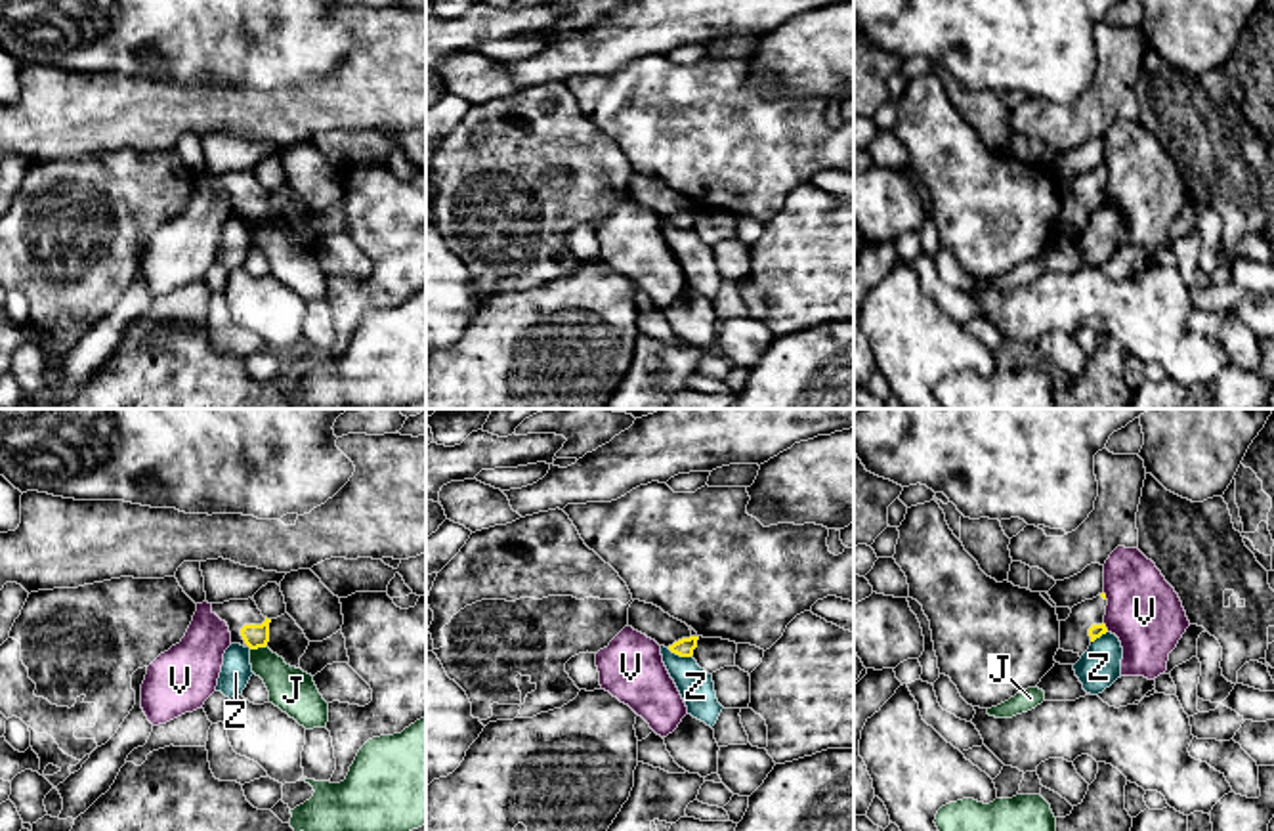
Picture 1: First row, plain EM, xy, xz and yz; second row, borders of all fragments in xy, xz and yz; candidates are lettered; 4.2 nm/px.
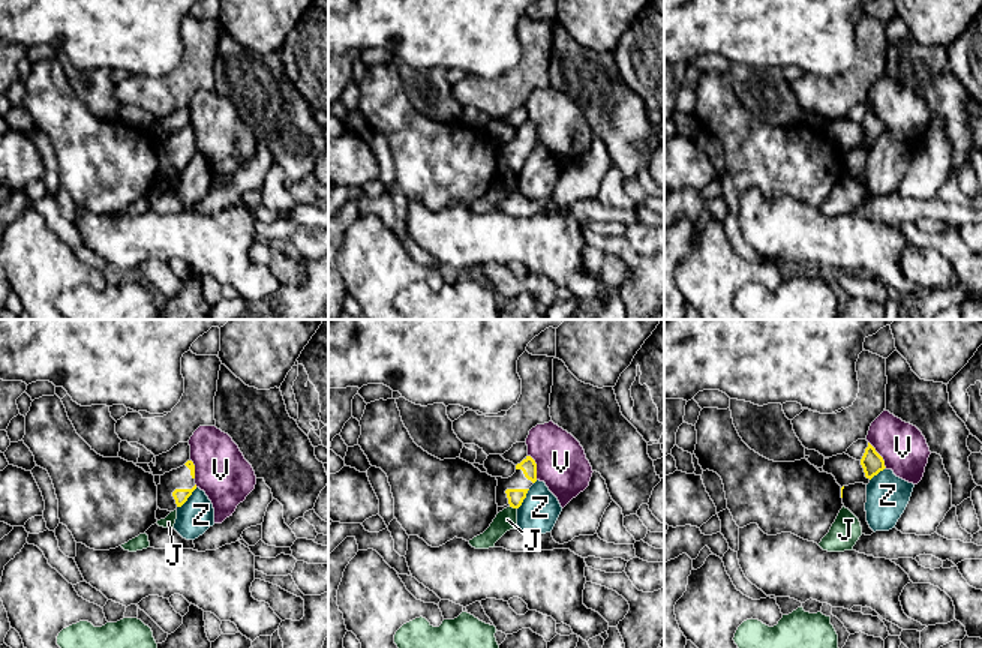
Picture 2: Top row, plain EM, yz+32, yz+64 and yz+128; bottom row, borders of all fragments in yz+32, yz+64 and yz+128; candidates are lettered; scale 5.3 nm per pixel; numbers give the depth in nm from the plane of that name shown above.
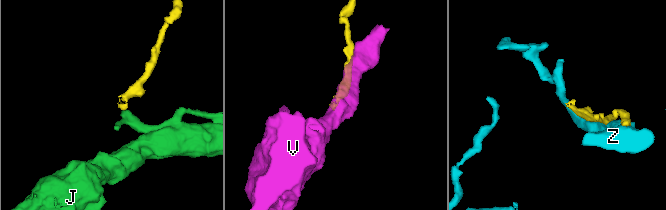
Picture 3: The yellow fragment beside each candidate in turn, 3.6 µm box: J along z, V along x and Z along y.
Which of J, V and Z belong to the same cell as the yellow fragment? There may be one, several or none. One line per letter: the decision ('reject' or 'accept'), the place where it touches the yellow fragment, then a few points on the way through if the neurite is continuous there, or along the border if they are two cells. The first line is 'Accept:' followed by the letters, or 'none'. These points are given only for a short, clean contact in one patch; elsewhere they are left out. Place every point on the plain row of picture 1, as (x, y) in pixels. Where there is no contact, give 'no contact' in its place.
Accept: none
J: reject | xy (258, 218) | along xy (266, 216), (251, 222)
V: reject | yz (1104, 199)
Z: reject | xz (679, 226)

